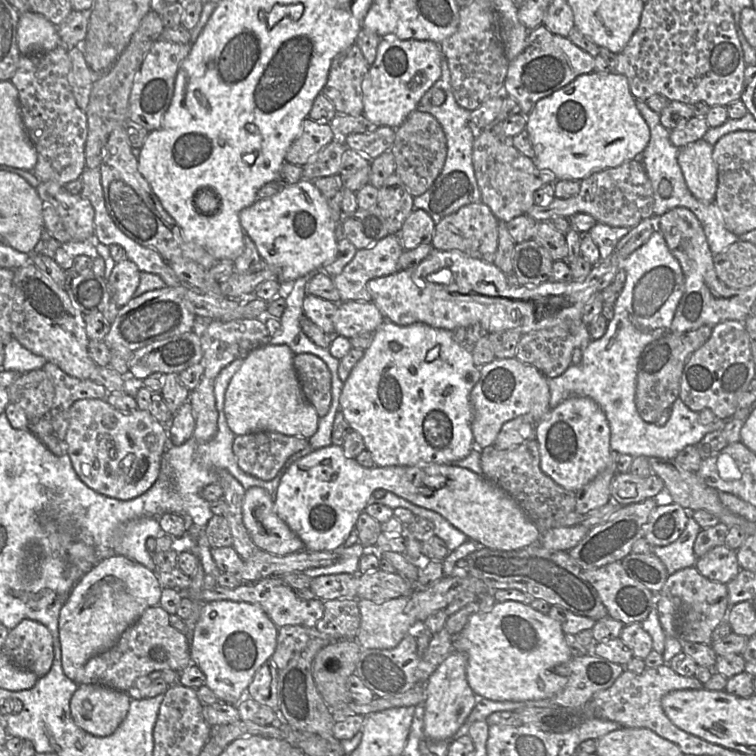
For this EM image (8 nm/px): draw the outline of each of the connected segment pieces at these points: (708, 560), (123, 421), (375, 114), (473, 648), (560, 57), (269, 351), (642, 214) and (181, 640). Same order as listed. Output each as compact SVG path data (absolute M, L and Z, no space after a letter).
M726 545L716 546L703 556L697 558L695 568L704 577L727 584L740 571L737 551Z
M81 399L70 407L64 443L73 468L85 485L111 498L131 500L148 491L158 479L161 458L170 447L170 438L167 426L162 425L147 411L138 408L134 412L120 412L106 399Z
M382 38L374 63L363 81L362 115L377 127L398 128L441 76L440 44L429 40Z
M496 602L490 612L472 614L461 632L454 636L453 650L465 654L467 658L466 678L472 691L477 696L492 701L525 702L549 699L568 682L567 677L556 673L559 665L572 658L561 624L521 602Z
M541 24L529 31L525 49L515 59L509 62L502 93L514 98L520 106L520 114L527 116L538 100L566 86L577 76L592 72L593 67L593 56L572 43L568 37L554 34L544 24Z
M272 344L258 347L246 356L242 366L232 377L225 393L224 411L227 424L236 436L268 431L308 440L315 434L320 417L302 391L293 364L294 356L289 346Z
M632 159L621 165L595 172L580 181L579 192L567 199L554 198L546 205L533 205L527 211L537 222L561 216L569 218L584 213L592 216L597 223L612 227L633 228L641 221L653 216L653 190L643 164Z
M158 605L147 608L107 651L90 658L74 680L80 684L96 684L127 692L134 681L153 671L183 671L192 663L190 646L183 632L169 623L169 614Z

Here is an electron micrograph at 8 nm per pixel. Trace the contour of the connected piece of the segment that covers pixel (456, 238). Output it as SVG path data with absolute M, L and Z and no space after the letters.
M482 202L465 205L435 225L432 249L457 250L472 258L492 263L498 245L498 222L491 210Z

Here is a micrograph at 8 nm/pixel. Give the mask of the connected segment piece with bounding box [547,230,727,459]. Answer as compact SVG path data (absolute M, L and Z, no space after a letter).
M656 230L650 238L639 248L637 248L635 251L633 251L629 256L624 258L620 262L620 268L624 269L626 272L626 279L624 286L620 292L620 294L617 296L617 299L614 303L614 316L611 320L608 321L606 331L604 335L597 339L591 339L587 345L585 345L582 355L582 360L577 365L570 365L565 372L563 372L561 375L554 377L554 378L548 378L548 386L550 391L550 401L549 406L550 408L555 408L560 402L567 399L570 396L586 396L591 399L593 399L604 411L606 418L609 423L610 427L610 448L612 451L615 451L620 454L628 454L632 457L637 456L646 456L646 457L659 457L659 458L665 458L665 459L675 459L675 457L678 455L678 453L683 450L688 445L697 445L699 441L708 433L716 431L716 430L723 430L725 423L727 420L717 420L709 425L703 425L699 421L699 413L692 411L689 409L685 403L681 400L680 397L678 397L674 403L671 406L672 414L668 420L668 422L664 426L658 426L656 423L647 423L645 422L639 415L636 405L635 405L635 391L636 391L636 377L637 377L637 367L640 355L643 351L643 349L652 341L657 340L666 334L670 332L670 326L672 324L672 321L674 319L678 304L684 294L685 291L685 282L684 282L684 275L682 272L682 268L678 262L678 260L672 255L672 253L669 251L666 242L664 240L664 237L660 233L660 231Z

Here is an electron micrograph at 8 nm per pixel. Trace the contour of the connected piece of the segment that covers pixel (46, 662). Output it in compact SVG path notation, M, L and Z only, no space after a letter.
M22 620L9 630L1 649L17 666L32 671L38 678L46 675L54 659L53 638L43 624Z

